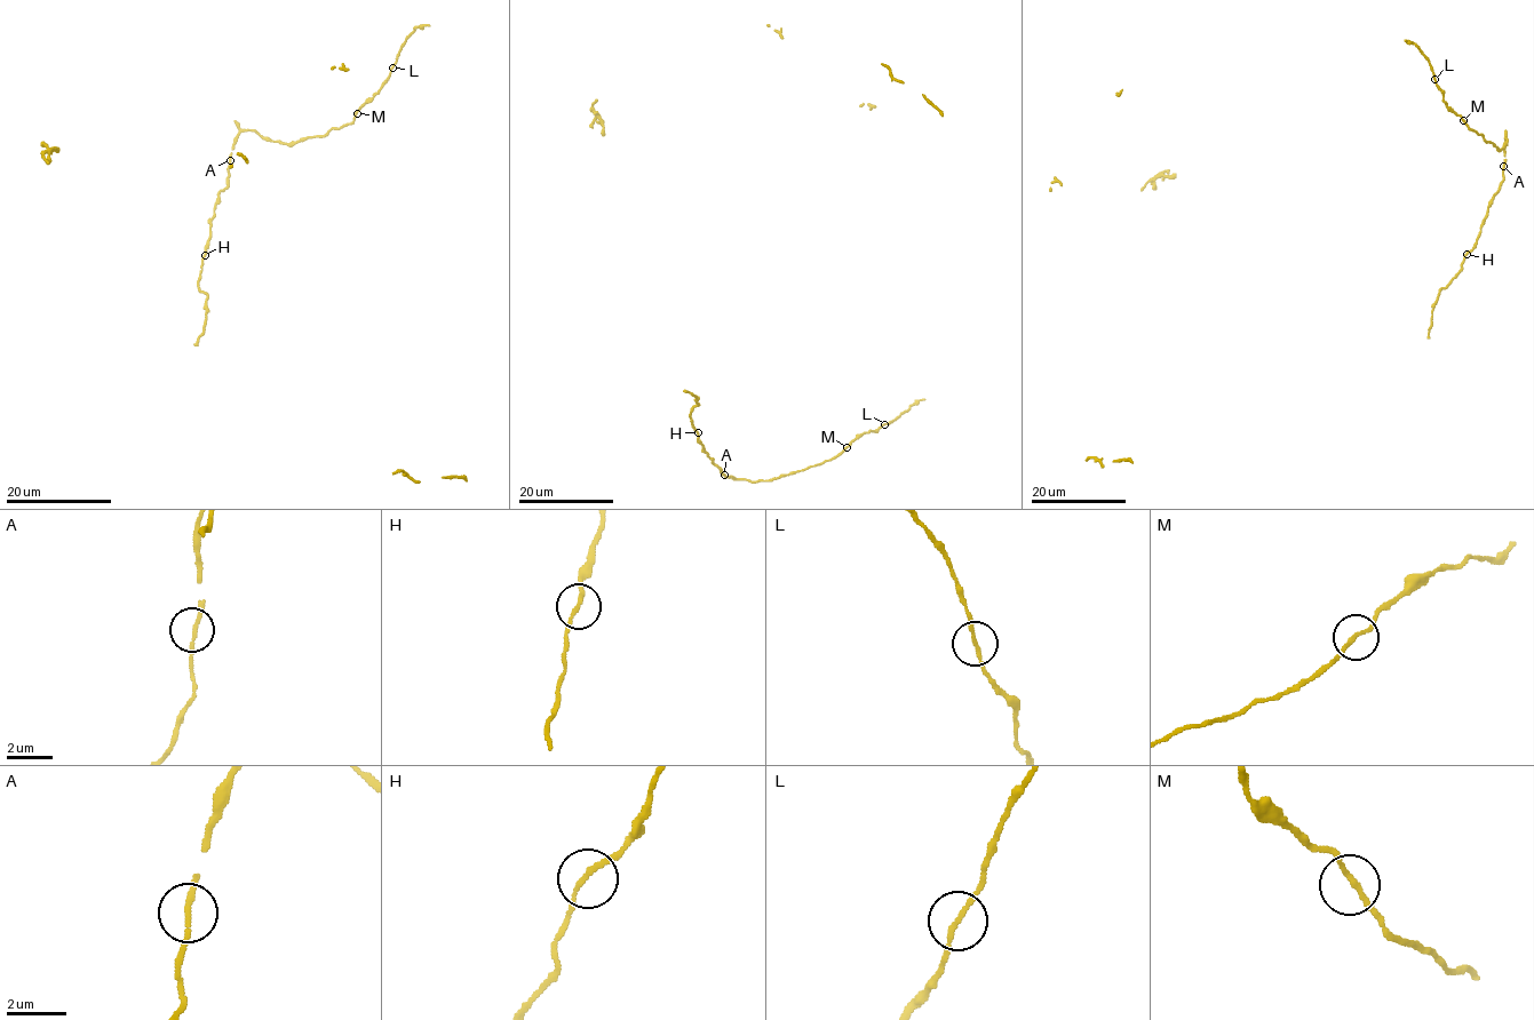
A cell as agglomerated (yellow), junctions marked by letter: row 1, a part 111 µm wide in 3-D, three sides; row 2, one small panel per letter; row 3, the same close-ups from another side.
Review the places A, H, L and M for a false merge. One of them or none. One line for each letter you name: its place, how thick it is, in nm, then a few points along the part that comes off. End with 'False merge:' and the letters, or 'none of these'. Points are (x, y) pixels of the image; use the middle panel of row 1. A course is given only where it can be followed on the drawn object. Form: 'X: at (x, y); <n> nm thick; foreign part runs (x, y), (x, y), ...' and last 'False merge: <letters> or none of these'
False merge: none of these

